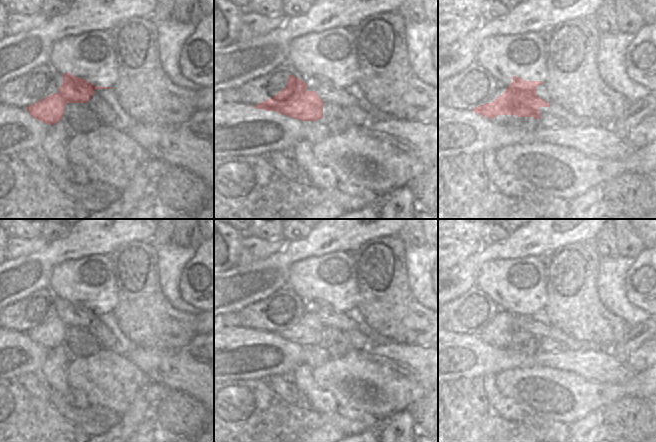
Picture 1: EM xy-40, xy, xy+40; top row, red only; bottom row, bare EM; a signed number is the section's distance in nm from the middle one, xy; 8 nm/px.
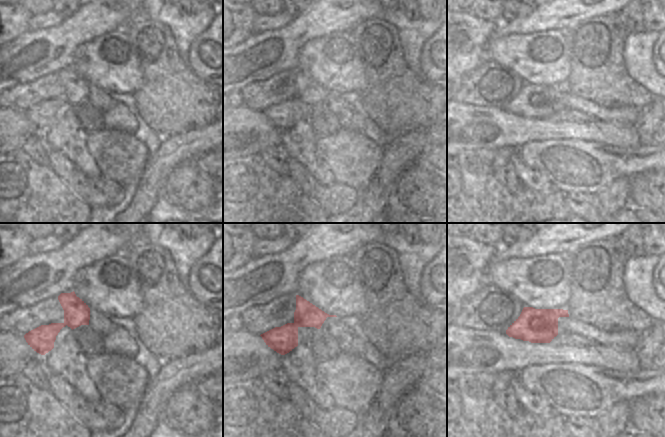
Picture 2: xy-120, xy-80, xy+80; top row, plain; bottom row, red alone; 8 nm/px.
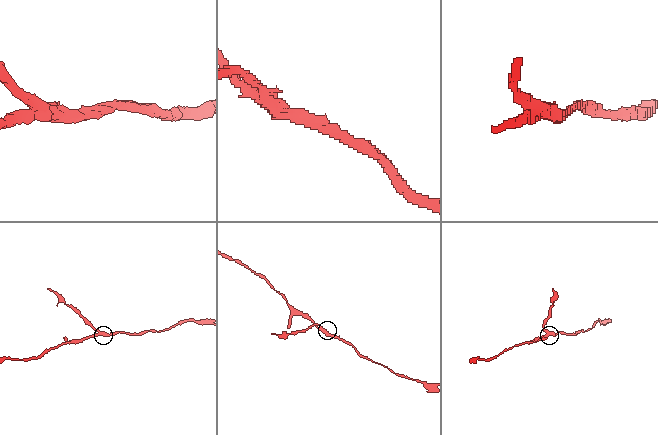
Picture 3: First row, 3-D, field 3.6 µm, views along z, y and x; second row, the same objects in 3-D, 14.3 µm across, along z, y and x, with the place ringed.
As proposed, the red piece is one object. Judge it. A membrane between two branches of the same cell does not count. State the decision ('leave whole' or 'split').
split

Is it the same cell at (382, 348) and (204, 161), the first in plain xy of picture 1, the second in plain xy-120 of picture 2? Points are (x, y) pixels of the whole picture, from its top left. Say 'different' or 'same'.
same

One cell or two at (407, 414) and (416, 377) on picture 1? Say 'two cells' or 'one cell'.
two cells

